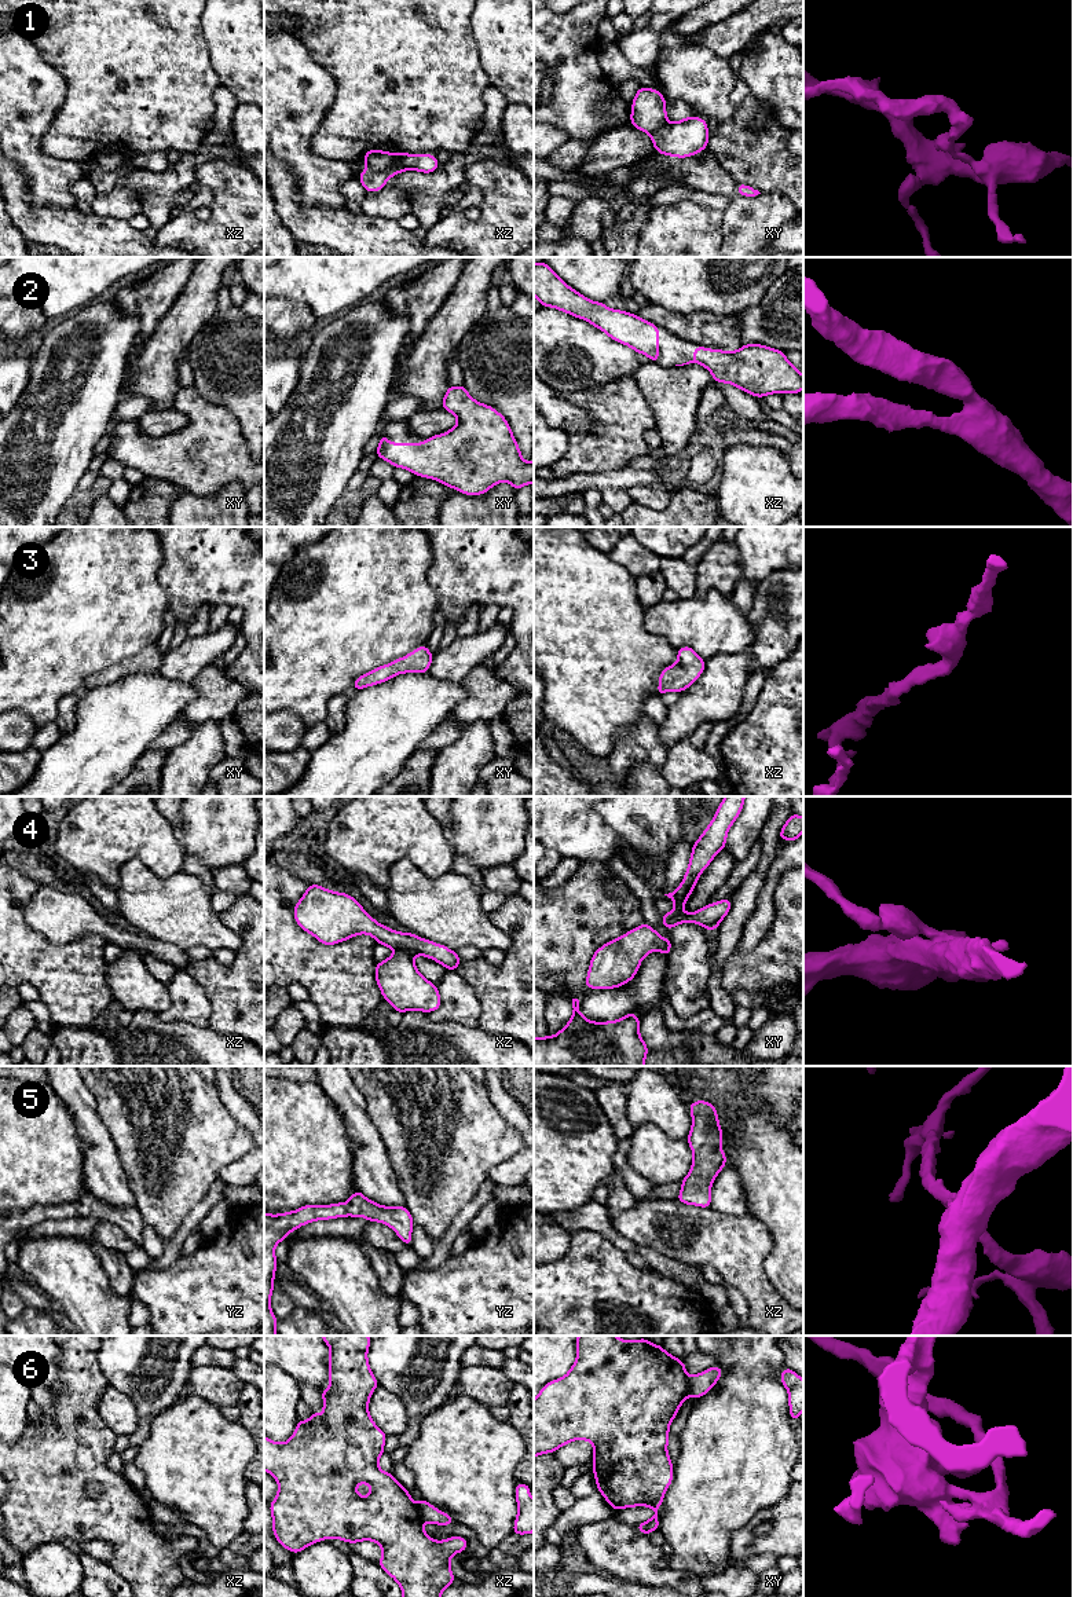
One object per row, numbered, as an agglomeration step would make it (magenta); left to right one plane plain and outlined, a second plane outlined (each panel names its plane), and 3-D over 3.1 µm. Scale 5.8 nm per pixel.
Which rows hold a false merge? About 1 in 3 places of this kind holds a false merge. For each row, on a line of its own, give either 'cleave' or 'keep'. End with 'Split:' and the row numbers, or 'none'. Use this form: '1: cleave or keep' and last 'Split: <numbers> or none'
1: cleave
2: keep
3: keep
4: cleave
5: keep
6: cleave
Split: 1, 4, 6

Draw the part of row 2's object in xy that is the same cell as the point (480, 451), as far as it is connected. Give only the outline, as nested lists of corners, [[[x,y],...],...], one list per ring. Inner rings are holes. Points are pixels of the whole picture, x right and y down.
[[[448,385],[442,409],[458,418],[453,429],[428,437],[424,443],[389,443],[381,435],[376,448],[377,458],[415,476],[435,479],[465,495],[481,495],[502,481],[508,481],[516,491],[525,484],[534,484],[534,461],[523,461],[508,421],[494,407],[472,399],[464,385]]]

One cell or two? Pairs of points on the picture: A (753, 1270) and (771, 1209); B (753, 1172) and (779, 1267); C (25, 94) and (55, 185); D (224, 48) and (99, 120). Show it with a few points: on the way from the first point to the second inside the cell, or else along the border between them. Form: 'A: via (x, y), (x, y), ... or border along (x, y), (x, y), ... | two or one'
A: border along (750, 1213), (771, 1234), (772, 1251), (766, 1256) | two
B: via (776, 1196), (783, 1202), (783, 1244) | one
C: via (33, 116), (28, 121), (28, 156), (33, 163) | one
D: border along (200, 26), (209, 52), (209, 62), (223, 84) | two

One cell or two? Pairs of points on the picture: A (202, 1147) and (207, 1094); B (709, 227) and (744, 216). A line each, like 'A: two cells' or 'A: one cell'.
A: one cell
B: two cells

